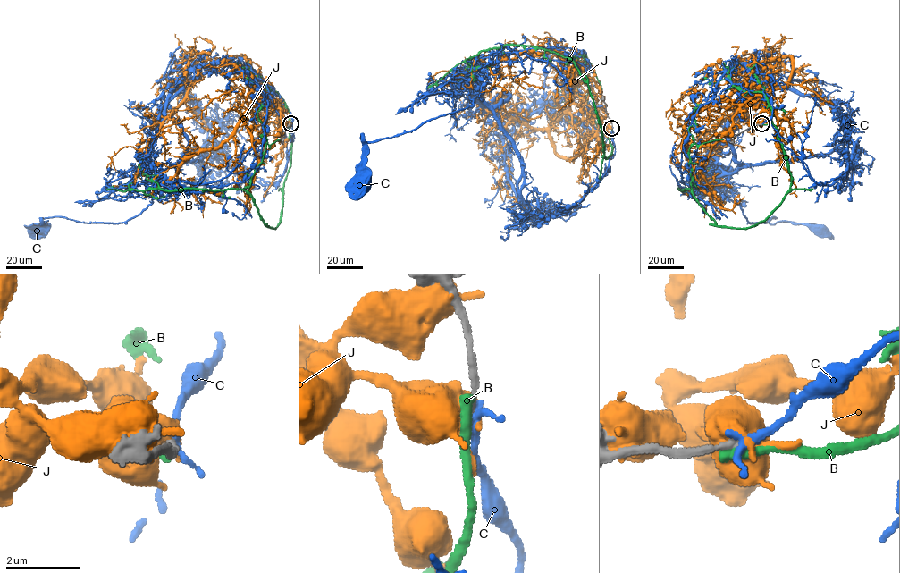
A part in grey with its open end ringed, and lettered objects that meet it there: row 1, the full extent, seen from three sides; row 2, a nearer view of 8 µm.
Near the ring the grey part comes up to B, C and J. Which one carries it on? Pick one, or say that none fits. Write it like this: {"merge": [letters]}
{"merge": []}

